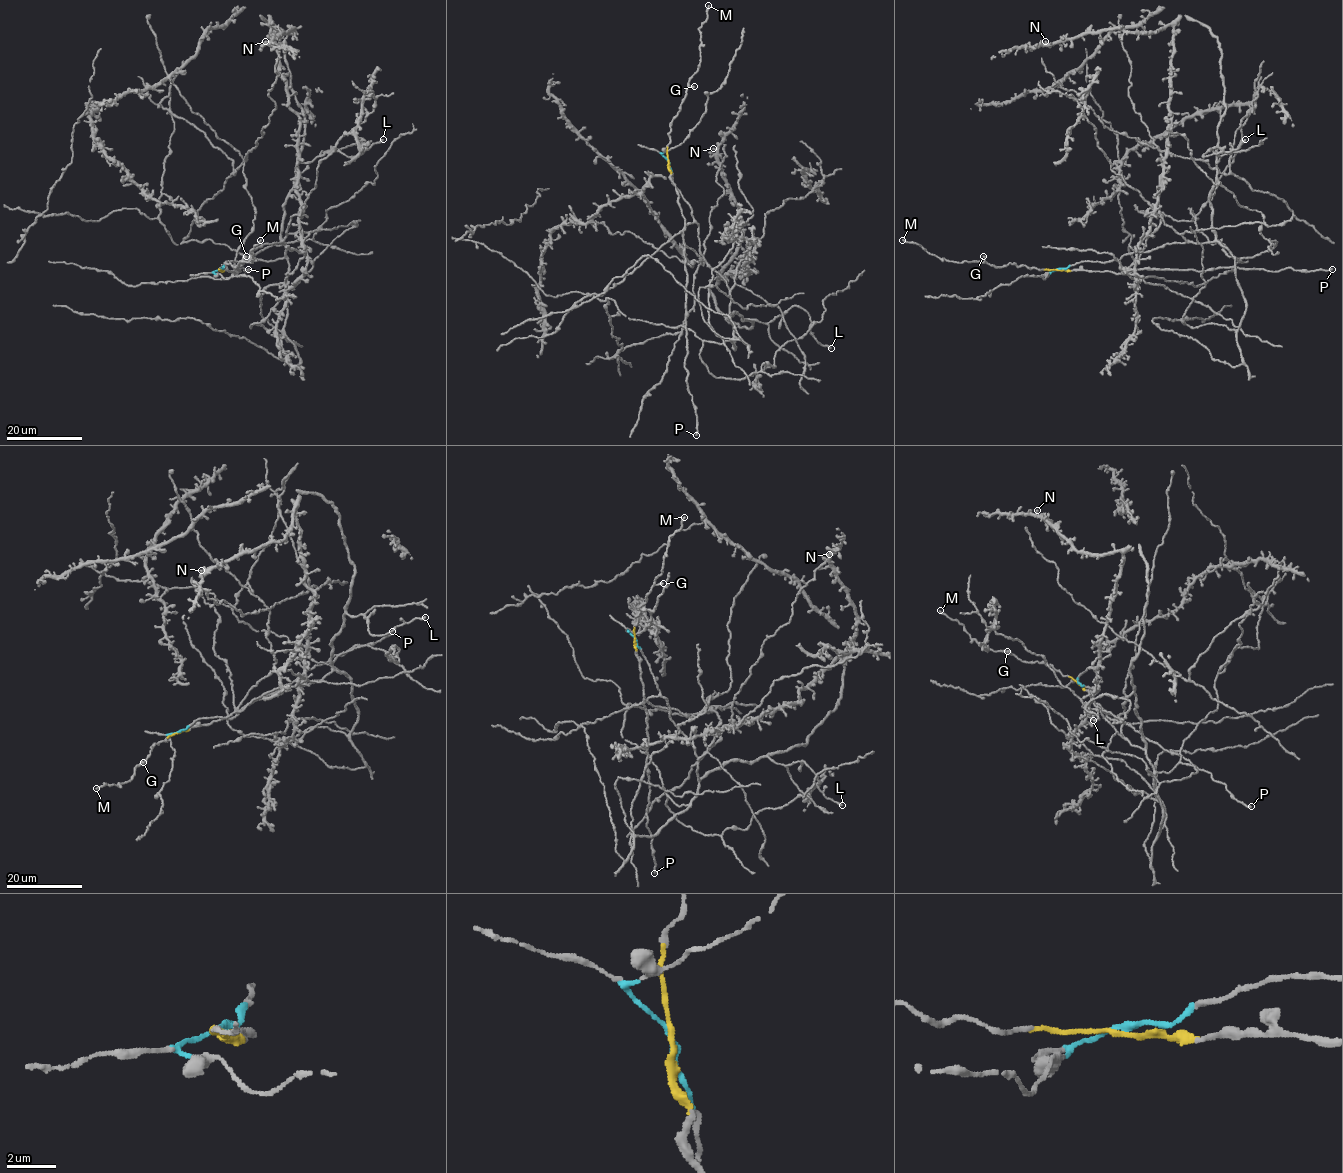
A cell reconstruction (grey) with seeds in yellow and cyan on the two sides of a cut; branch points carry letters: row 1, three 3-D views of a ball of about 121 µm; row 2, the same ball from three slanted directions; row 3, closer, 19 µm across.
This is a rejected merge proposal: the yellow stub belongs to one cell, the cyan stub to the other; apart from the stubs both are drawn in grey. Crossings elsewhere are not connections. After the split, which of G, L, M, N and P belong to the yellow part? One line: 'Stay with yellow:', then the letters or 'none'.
Stay with yellow: G, M, P

